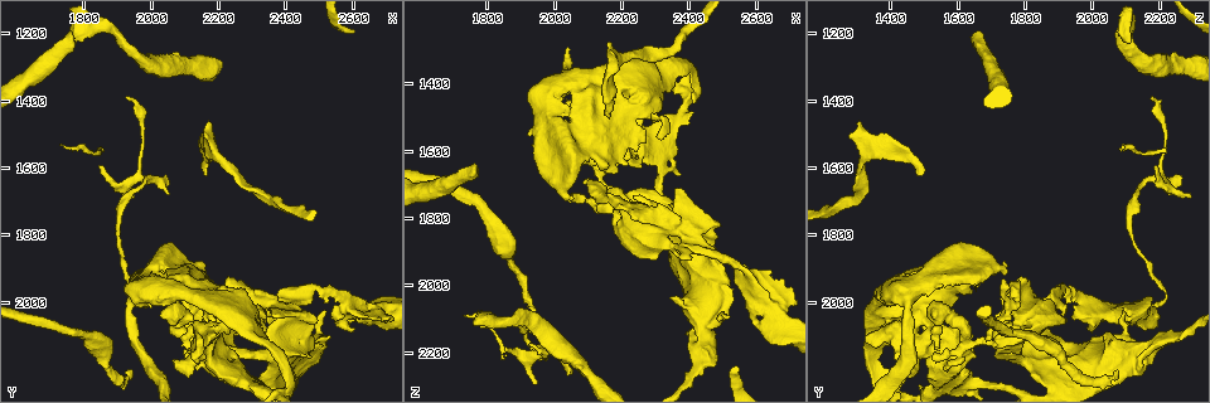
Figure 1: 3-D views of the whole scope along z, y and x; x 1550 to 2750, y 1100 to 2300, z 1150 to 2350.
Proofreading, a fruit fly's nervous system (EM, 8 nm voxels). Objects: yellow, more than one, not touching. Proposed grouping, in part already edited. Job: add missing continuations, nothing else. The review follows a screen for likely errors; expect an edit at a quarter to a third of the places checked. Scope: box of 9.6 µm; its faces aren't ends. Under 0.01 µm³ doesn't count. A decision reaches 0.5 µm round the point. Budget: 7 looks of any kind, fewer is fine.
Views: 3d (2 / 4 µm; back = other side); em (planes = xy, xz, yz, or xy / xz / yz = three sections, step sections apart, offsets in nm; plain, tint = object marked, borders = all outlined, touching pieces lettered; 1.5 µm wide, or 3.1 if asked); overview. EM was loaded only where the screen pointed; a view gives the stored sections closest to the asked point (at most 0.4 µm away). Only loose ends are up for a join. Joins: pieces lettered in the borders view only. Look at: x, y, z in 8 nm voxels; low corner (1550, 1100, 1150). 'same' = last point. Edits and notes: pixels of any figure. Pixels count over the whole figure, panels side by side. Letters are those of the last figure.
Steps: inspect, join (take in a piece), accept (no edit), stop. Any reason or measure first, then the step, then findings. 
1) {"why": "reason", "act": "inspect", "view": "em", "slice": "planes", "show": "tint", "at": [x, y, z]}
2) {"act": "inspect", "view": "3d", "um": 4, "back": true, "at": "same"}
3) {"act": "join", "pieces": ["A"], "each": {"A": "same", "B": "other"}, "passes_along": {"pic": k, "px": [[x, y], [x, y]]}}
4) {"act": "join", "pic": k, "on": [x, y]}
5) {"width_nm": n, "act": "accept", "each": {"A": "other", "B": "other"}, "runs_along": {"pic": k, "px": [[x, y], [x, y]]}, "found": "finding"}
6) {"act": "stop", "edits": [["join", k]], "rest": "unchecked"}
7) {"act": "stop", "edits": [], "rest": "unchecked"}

{"why": "free end", "act": "inspect", "view": "em", "slice": "xy", "step": 4, "show": "borders", "at": [1760, 1190, 1660]}

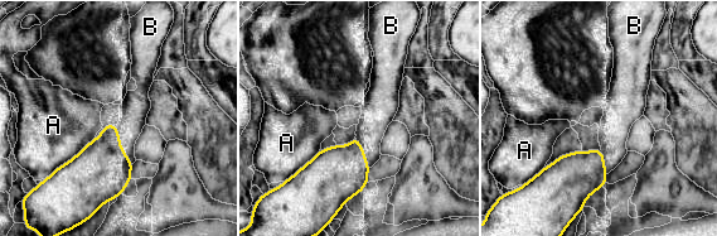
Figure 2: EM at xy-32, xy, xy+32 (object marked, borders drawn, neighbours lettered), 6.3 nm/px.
{"longest_contact_nm": ["A", 360], "act": "join", "pieces": ["B"], "each": {"A": "other", "B": "same"}, "passes_along": {"pic": 2, "px": [[100, 172], [120, 144], [134, 110]]}, "found": "it goes on there"}

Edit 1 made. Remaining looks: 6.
{"why": "tapers out", "act": "inspect", "view": "3d", "um": 4, "at": [1920, 1390, 2170]}

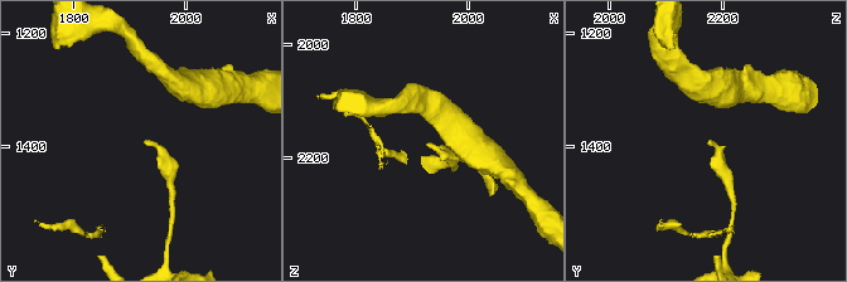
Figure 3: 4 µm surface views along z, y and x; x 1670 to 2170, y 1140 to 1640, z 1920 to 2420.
{"why": "now the EM", "act": "inspect", "view": "em", "slice": "xy", "step": 4, "show": "borders", "at": [1930, 1395, 2180]}

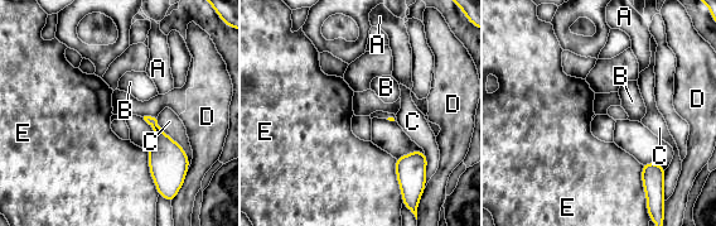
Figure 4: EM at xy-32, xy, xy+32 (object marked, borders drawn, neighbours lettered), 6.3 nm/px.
{"act": "accept", "each": {"A": "other", "B": "other", "C": "other", "D": "other", "E": "other"}, "border": {"pic": 4, "px": [[146, 152], [150, 176], [156, 187]]}, "found": "no lettered piece goes on from it"}

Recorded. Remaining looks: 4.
{"why": "an open end", "act": "inspect", "view": "3d", "um": 2, "at": [1950, 2200, 2080]}

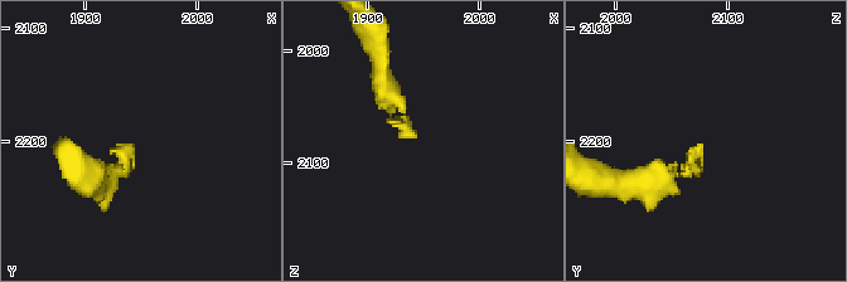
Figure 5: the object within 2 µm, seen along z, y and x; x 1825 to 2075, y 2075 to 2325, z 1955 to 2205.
{"why": "now the EM", "act": "inspect", "view": "em", "slice": "xy", "step": 4, "show": "plain", "at": [1944, 2200, 2080]}

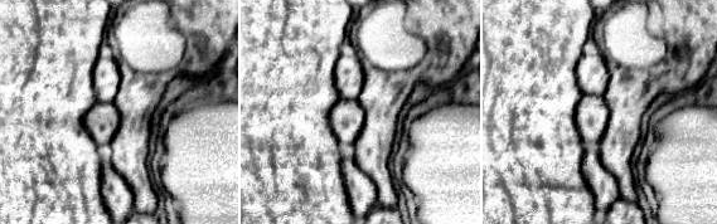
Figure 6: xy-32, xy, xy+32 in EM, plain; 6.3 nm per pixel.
{"act": "inspect", "view": "em", "slice": "xy", "step": 4, "show": "borders", "at": "same"}

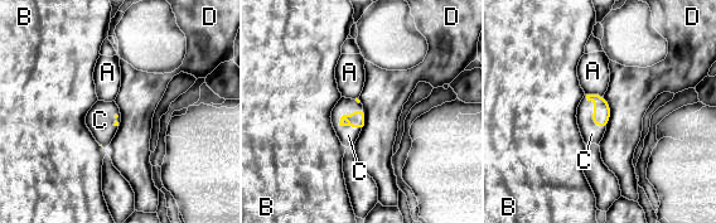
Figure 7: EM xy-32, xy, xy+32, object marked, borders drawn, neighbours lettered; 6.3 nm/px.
{"longest_contact_nm": ["D", 200], "act": "join", "pieces": ["C"], "each": {"A": "other", "B": "other", "C": "same", "D": "other"}, "found": "it goes on there"}

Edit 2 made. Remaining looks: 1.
{"act": "stop", "edits": [["join", 2], ["join", 7]], "rest": "unchecked"}

